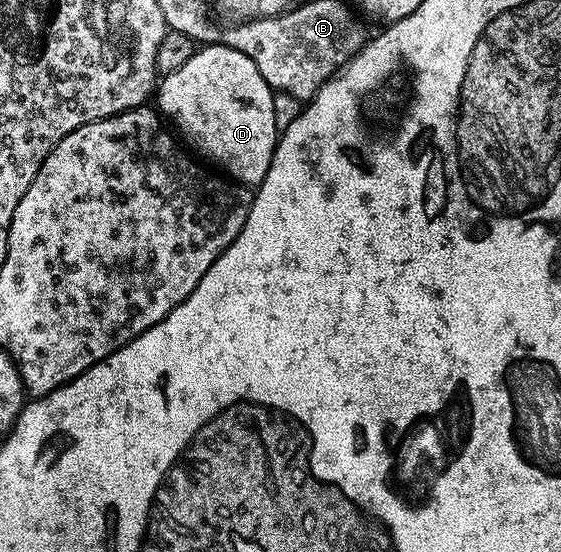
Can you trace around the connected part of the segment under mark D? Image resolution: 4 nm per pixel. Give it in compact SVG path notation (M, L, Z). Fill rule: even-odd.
M211 43L199 46L180 69L161 76L156 87L156 107L171 124L174 122L178 126L177 134L183 140L186 138L199 151L199 156L207 155L212 162L223 167L221 170L233 182L254 189L264 181L280 138L274 96L275 92L271 91L264 77L260 77L260 69L256 69L252 57L244 57L244 53L225 47L223 43Z

